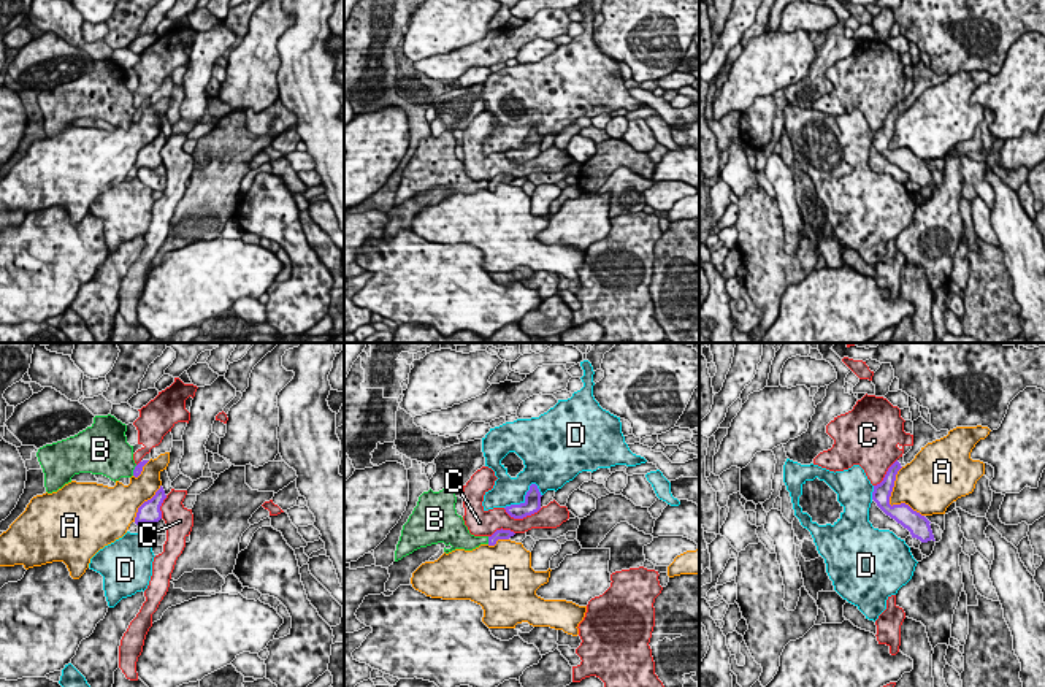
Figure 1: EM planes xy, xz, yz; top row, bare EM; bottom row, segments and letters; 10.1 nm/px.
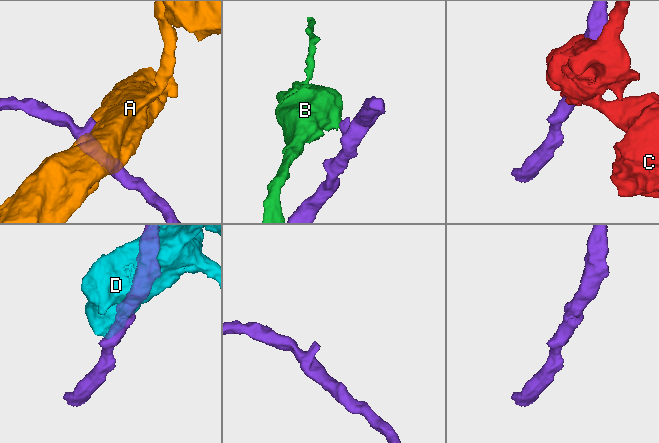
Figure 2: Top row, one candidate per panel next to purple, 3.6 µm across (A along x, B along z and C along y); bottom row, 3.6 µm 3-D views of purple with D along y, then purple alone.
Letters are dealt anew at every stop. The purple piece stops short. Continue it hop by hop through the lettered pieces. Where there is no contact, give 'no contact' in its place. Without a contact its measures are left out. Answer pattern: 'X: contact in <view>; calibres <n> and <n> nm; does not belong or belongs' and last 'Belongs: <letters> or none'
A: contact in yz; calibres 200 and 300 nm; does not belong
B: contact in xz; calibres 100 and 180 nm; does not belong
C: contact in xz; calibres 170 and 220 nm; does not belong
D: contact in xz; calibres 170 and 300 nm; does not belong
Belongs: none

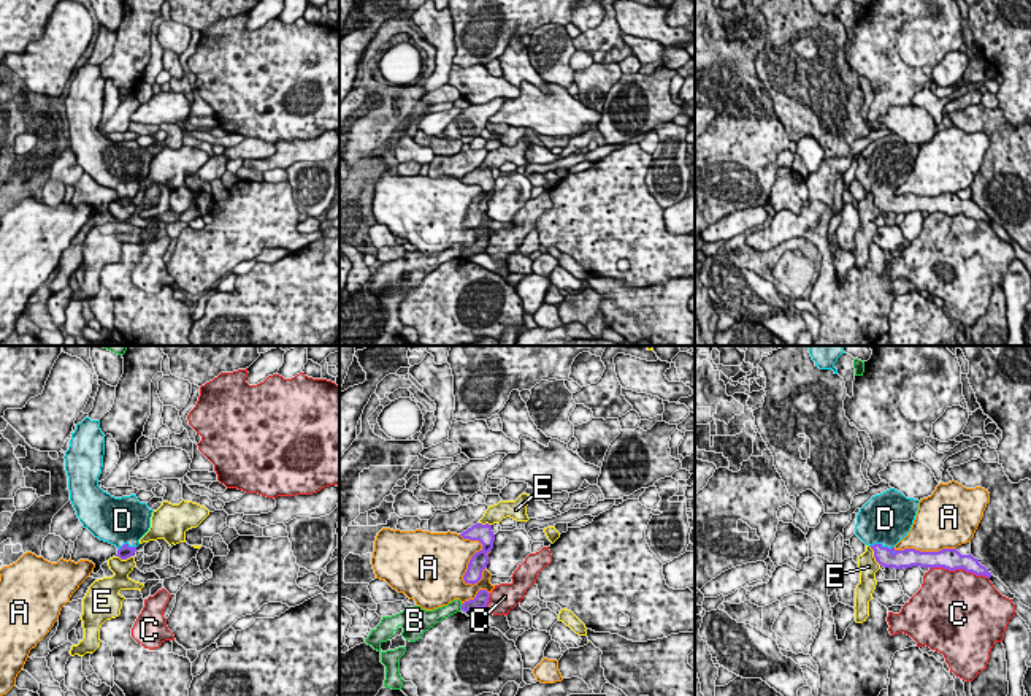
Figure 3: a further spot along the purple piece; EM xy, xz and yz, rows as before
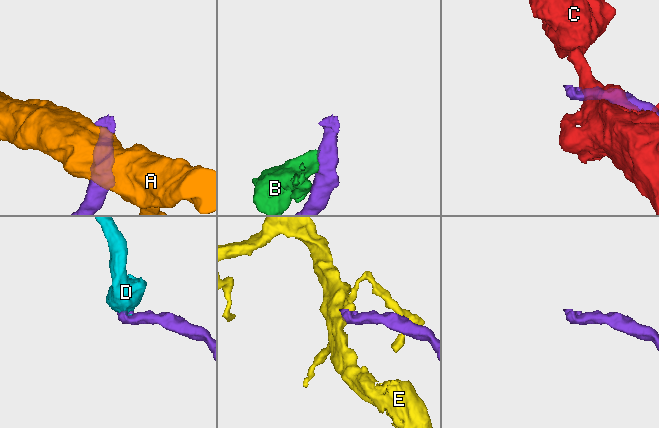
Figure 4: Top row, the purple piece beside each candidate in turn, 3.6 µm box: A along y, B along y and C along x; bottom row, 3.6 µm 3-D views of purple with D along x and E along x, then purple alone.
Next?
A: contact in xz; calibres 190 and 420 nm; does not belong
B: contact in xz; calibres 140 and 130 nm; does not belong
C: contact in yz; calibres 220 and 440 nm; does not belong
D: contact in yz; calibres 190 and 440 nm; belongs
E: contact in yz; calibres 190 and 200 nm; does not belong
Belongs: D

